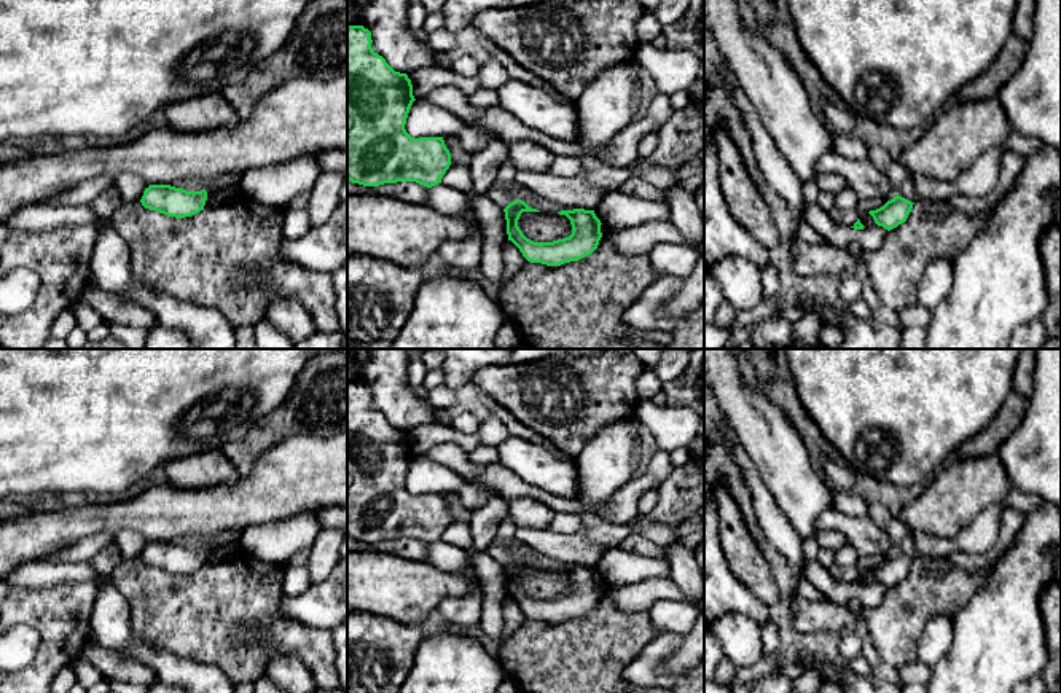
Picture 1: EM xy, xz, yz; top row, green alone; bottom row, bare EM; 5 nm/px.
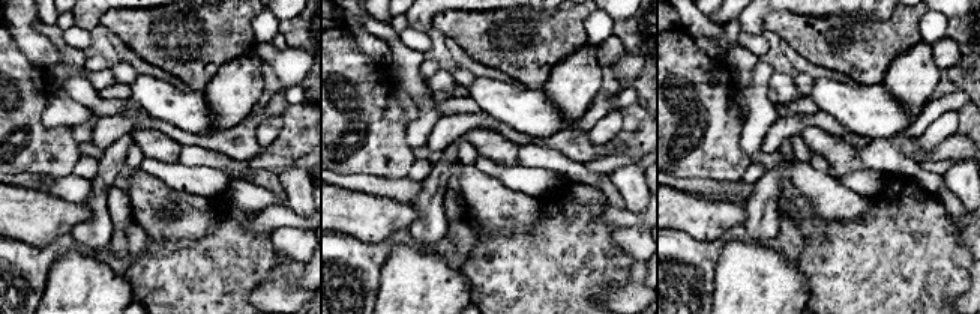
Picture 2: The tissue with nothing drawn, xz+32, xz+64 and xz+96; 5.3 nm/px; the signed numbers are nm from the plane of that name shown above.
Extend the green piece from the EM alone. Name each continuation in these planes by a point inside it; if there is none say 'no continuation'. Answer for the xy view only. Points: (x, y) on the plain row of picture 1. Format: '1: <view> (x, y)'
no continuation

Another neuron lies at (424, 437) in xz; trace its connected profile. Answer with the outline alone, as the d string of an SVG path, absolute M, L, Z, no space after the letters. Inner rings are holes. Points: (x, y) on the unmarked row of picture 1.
M427 424L406 432L411 437L414 456L424 456L430 448L440 443L454 443L465 454L481 444L478 433L467 435L454 430L451 425Z

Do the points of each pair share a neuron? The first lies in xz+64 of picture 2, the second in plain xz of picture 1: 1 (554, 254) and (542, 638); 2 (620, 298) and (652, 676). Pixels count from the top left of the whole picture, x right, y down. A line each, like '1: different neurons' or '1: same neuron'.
1: same neuron
2: same neuron

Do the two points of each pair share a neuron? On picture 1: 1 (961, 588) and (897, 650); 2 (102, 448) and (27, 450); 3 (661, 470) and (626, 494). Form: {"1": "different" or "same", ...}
{"1": "same", "2": "same", "3": "same"}

